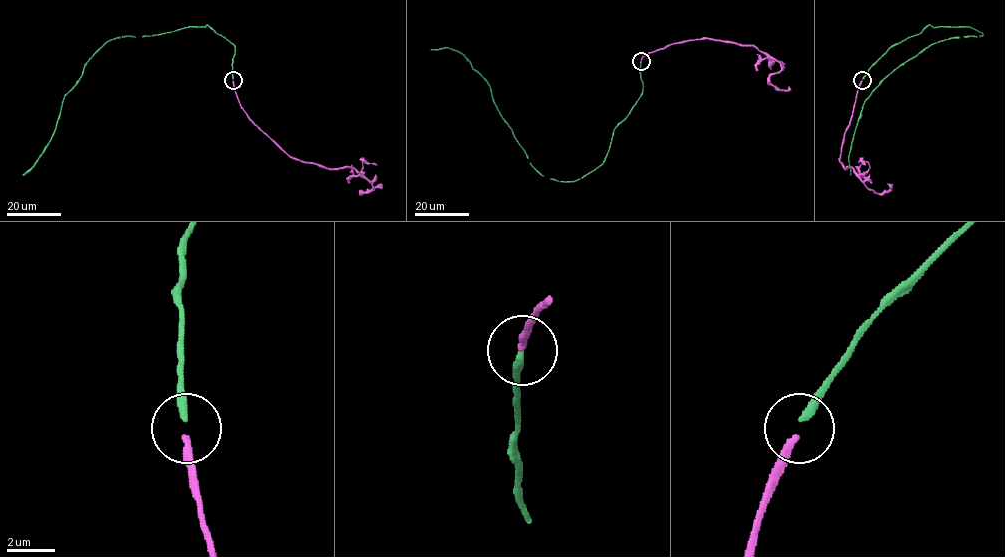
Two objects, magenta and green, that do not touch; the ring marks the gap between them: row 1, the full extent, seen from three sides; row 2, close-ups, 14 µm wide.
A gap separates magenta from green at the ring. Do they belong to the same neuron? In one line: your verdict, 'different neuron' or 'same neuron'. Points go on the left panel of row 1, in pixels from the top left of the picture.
same neuron

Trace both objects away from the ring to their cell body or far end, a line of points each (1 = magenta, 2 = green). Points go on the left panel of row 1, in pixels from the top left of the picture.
1: (233, 81), (239, 105), (246, 115), (289, 155), (329, 168), (357, 170), (373, 189), (361, 194), (381, 183)
2: (233, 78), (235, 46), (207, 25), (107, 41), (86, 62), (79, 80), (64, 96), (49, 143), (23, 175)

